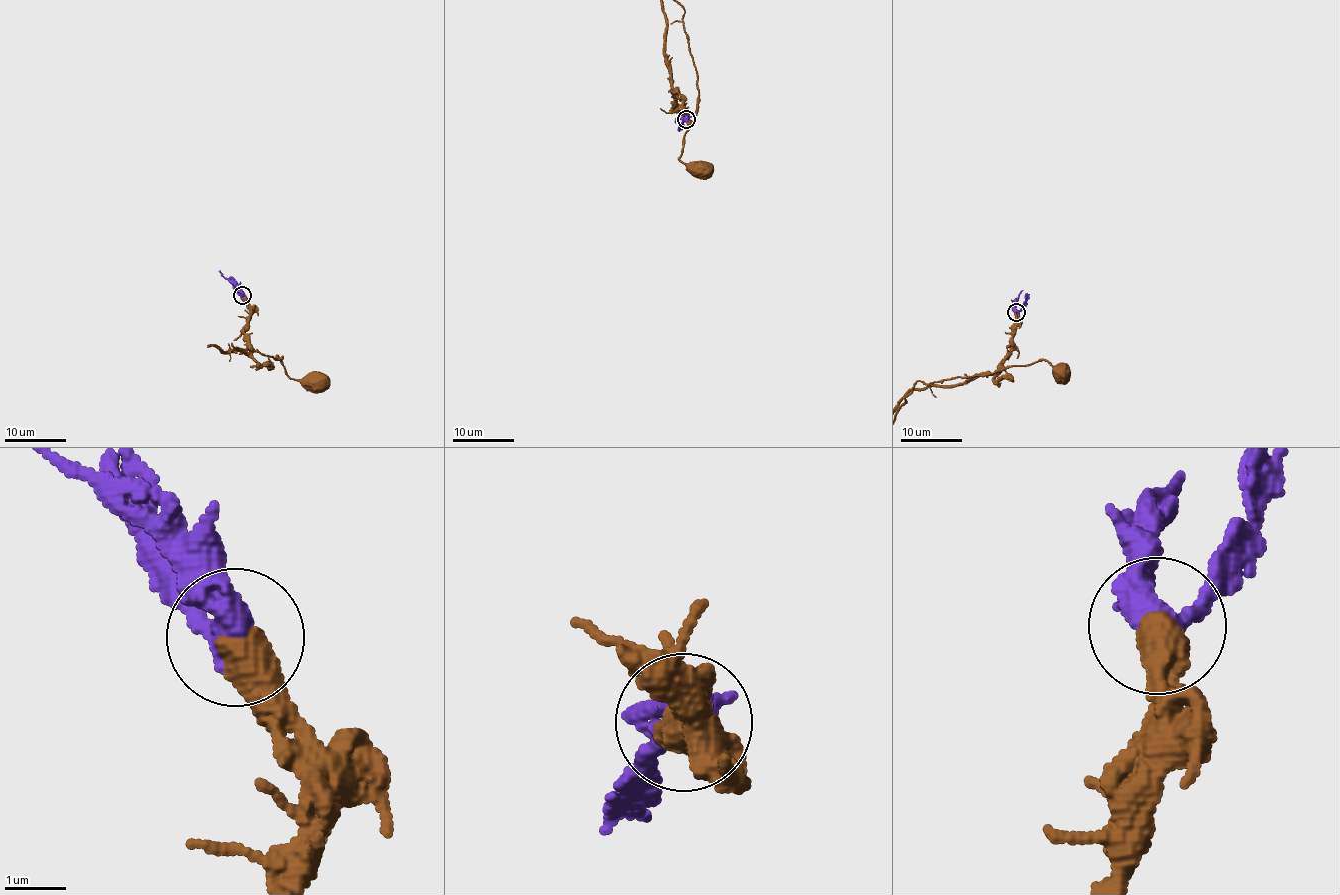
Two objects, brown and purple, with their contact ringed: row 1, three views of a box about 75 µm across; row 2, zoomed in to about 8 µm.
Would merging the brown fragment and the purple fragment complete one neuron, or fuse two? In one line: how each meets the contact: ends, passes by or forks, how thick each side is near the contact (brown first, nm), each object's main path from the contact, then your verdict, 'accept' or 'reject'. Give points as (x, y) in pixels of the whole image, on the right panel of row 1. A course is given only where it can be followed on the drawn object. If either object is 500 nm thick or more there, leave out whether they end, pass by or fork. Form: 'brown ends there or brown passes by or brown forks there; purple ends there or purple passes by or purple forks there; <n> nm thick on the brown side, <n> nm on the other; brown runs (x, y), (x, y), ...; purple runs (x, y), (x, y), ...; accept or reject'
650 nm thick on the brown side, 400 nm on the other; brown runs (1016, 312), (1010, 355), (995, 373), (906, 391), (900, 404), (917, 381), (1036, 361), (1060, 369); purple runs (1016, 312), (1022, 290); accept

